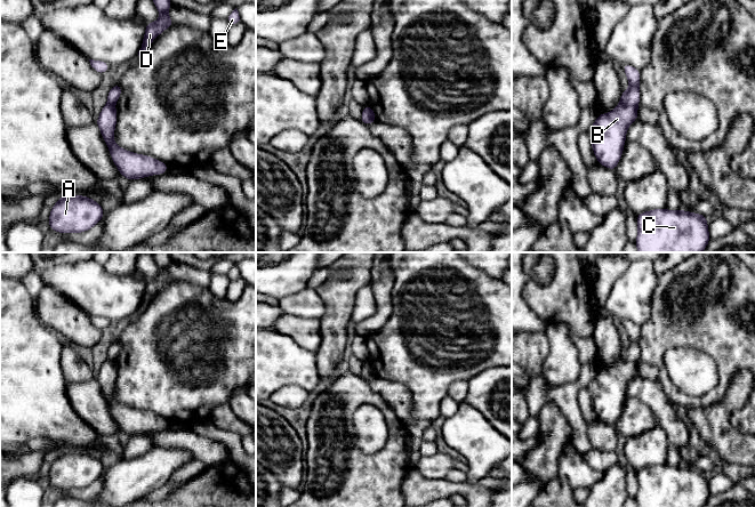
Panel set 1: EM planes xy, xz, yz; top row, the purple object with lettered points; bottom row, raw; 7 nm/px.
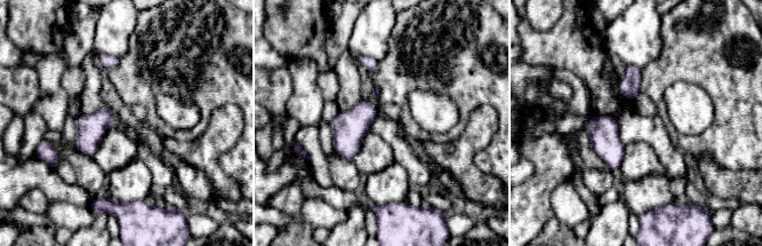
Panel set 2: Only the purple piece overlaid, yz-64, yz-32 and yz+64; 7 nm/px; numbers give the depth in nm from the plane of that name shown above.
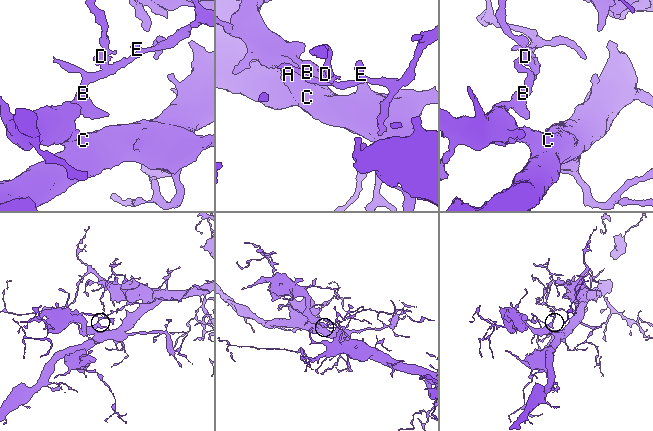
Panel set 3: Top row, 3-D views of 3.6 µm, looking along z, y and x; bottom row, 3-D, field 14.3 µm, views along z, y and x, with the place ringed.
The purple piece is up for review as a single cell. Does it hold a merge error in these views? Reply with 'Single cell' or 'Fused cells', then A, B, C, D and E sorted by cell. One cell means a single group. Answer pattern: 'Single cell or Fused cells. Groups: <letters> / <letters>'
Fused cells. Groups: A B C / D E

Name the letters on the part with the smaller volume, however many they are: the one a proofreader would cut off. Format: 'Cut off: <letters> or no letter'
Cut off: D, E

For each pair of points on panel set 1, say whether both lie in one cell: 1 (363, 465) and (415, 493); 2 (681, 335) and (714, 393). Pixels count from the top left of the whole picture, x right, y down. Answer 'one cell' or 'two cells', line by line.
1: two cells
2: one cell

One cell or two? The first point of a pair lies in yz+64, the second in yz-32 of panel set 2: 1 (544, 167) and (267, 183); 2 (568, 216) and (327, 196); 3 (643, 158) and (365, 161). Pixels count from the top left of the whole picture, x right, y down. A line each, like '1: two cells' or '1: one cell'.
1: two cells
2: two cells
3: one cell

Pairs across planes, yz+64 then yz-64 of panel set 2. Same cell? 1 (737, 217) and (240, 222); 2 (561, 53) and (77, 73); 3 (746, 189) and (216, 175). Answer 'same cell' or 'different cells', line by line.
1: same cell
2: different cells
3: same cell

